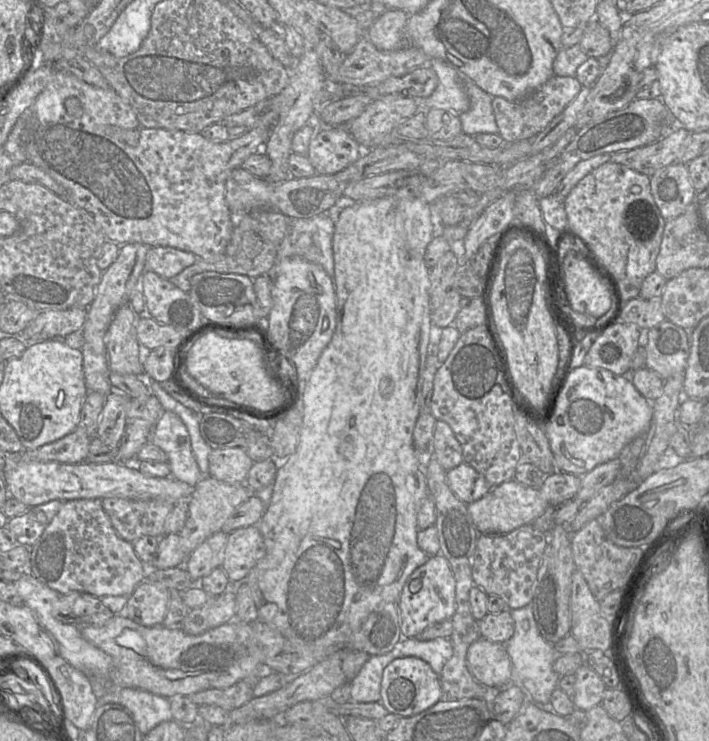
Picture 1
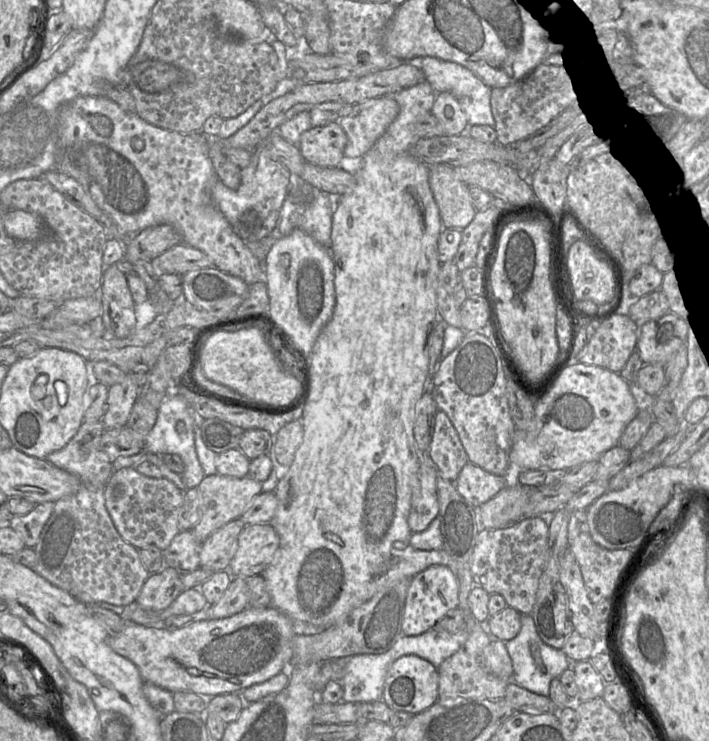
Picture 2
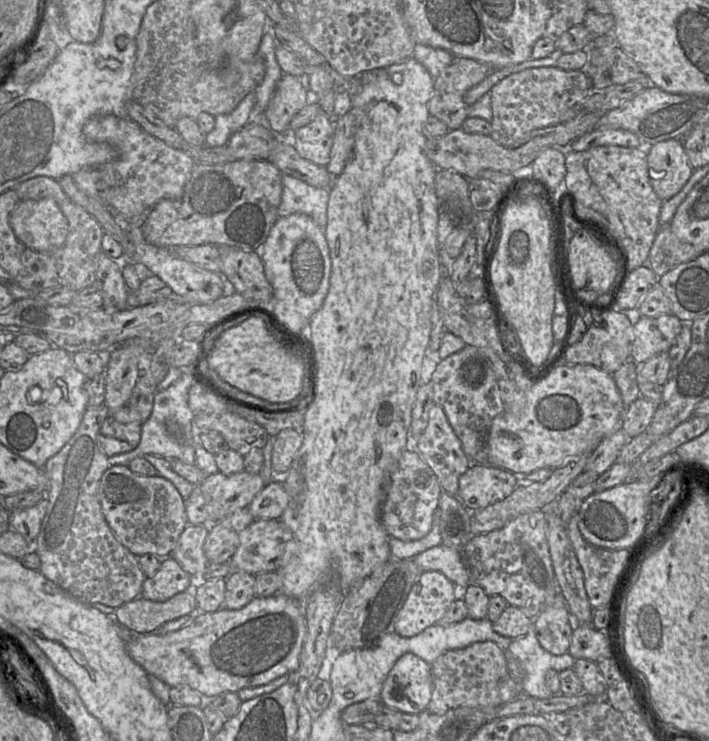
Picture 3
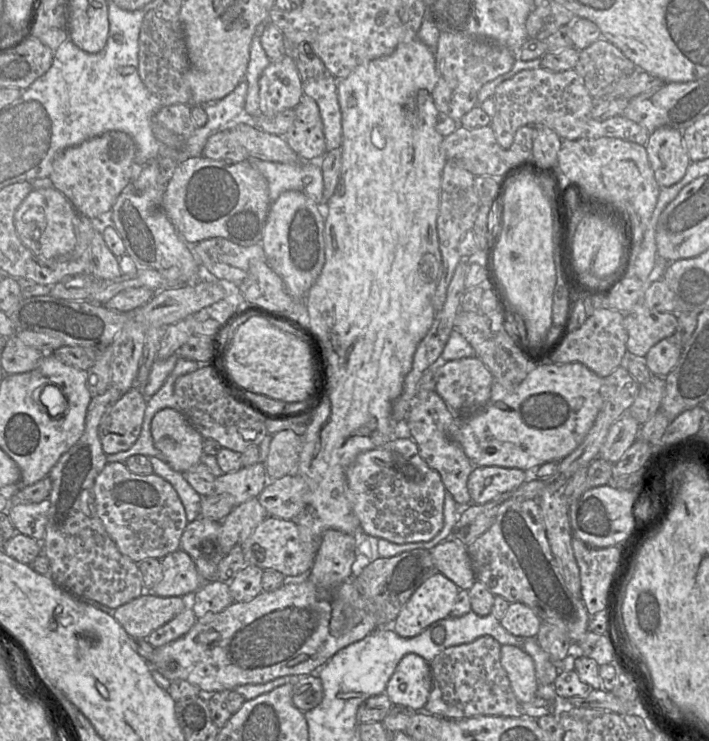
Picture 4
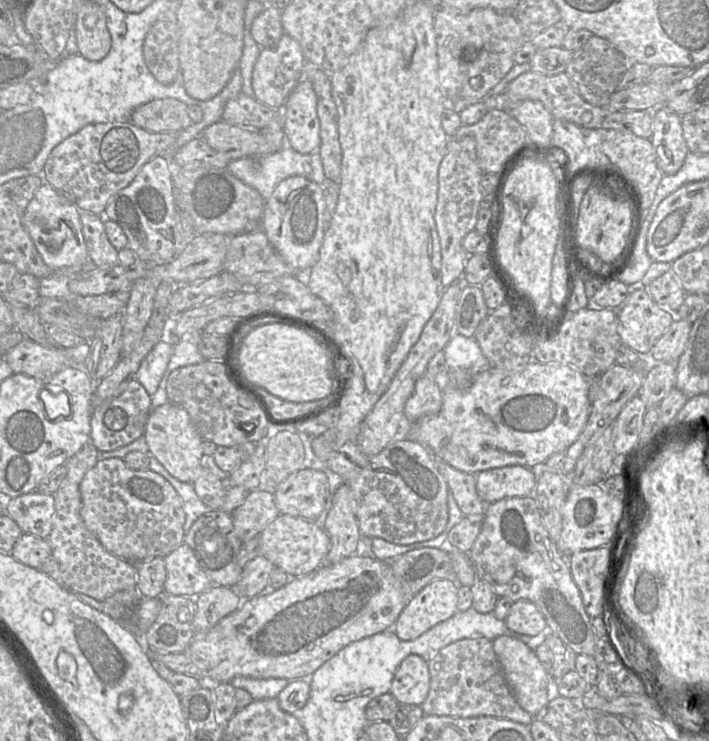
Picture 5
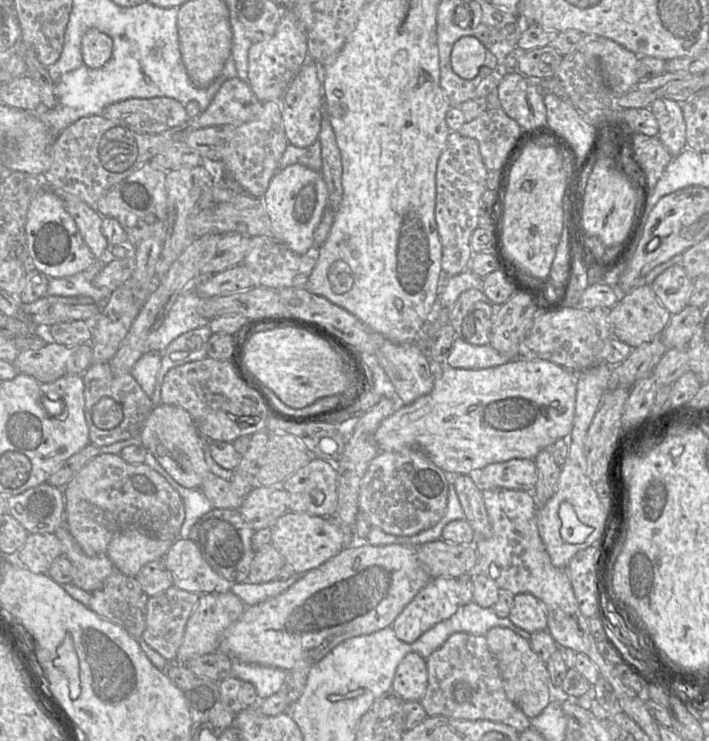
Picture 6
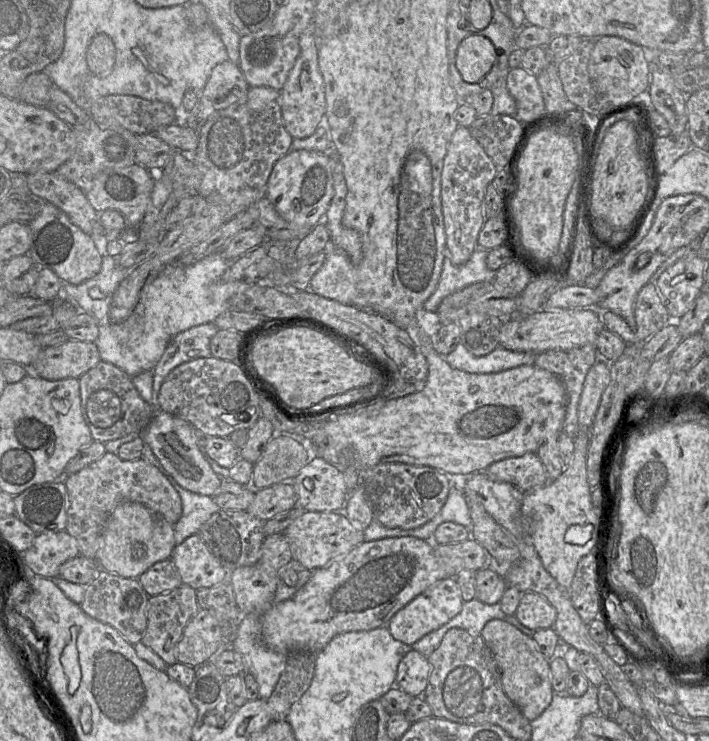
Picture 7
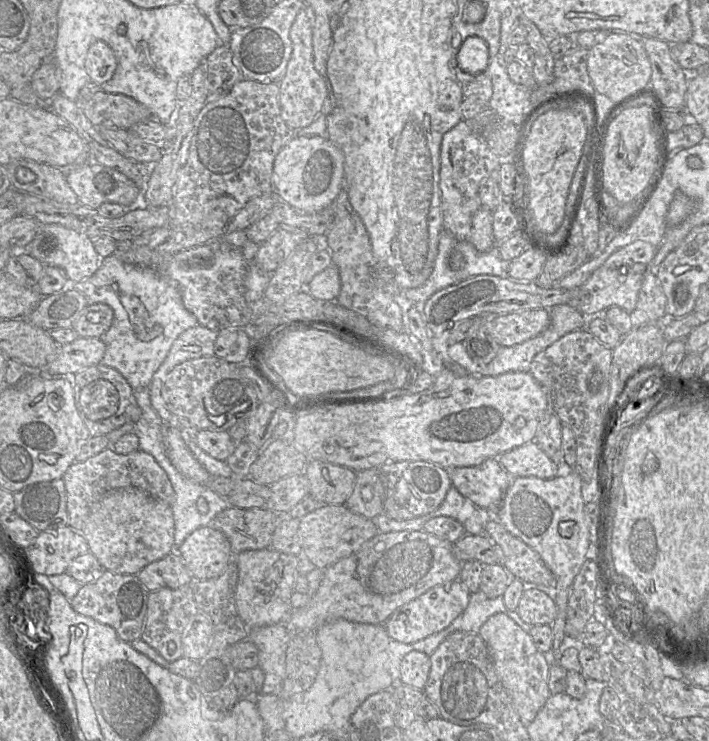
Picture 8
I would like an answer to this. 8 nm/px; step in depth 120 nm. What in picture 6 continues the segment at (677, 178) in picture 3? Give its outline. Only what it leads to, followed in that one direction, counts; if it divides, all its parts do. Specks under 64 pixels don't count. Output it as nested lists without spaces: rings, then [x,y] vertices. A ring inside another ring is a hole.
[[[658,98],[652,102],[650,109],[659,125],[658,138],[671,156],[676,157],[686,148],[686,123],[682,104]]]

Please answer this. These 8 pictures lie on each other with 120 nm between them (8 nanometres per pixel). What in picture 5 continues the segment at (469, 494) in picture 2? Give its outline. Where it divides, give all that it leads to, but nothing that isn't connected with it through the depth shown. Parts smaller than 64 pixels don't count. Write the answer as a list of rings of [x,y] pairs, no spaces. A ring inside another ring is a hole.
[[[521,465],[493,468],[476,474],[476,490],[490,504],[503,498],[531,495],[537,478],[537,469]]]

